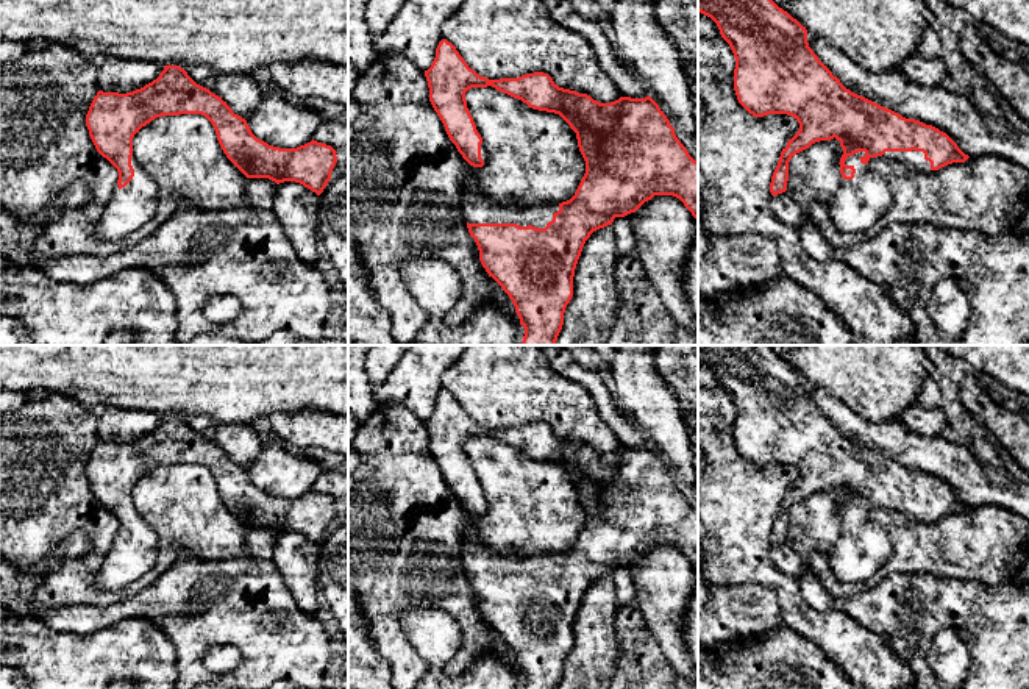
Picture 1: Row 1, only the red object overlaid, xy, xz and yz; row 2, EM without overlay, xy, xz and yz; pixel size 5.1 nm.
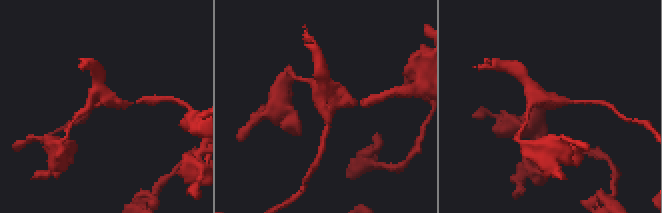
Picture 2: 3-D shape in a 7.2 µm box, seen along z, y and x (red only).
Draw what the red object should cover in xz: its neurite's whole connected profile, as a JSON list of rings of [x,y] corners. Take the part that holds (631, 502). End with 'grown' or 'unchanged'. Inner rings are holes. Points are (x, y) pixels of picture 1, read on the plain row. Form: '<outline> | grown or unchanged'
[[[442,389],[425,427],[429,452],[440,467],[450,491],[473,517],[482,517],[487,502],[467,458],[465,442],[492,436],[532,459],[559,464],[576,483],[586,523],[575,545],[562,553],[498,555],[489,550],[475,530],[464,534],[462,566],[479,600],[479,611],[509,645],[525,678],[523,689],[557,689],[564,662],[573,647],[573,627],[582,597],[590,584],[612,575],[615,567],[636,562],[654,545],[673,545],[698,570],[698,511],[675,484],[667,466],[648,445],[620,447],[600,453],[587,444],[559,437],[548,423],[534,422],[518,428],[489,430],[478,425],[456,397]]] | grown

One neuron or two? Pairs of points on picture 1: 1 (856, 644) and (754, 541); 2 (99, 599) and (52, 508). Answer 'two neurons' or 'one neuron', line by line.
1: one neuron
2: one neuron

